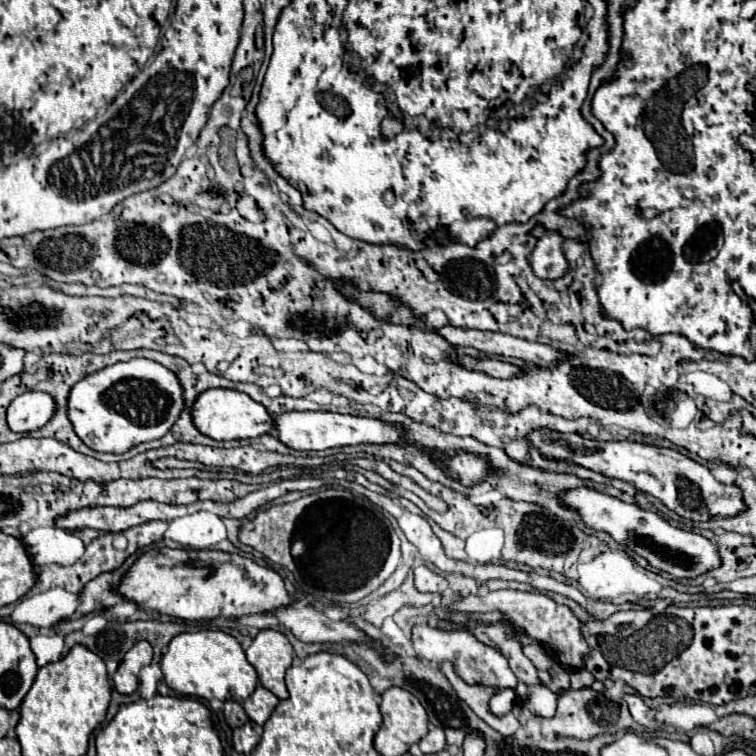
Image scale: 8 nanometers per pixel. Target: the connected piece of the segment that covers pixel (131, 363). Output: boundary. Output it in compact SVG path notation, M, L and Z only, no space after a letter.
M134 358L106 366L78 384L68 398L68 418L80 440L98 452L122 454L136 444L162 438L184 410L184 390L176 374L162 364Z

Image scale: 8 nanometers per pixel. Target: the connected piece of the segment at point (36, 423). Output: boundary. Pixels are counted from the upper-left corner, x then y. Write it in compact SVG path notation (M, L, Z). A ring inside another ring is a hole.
M28 390L20 394L8 408L8 426L12 432L40 430L56 412L56 402L50 394Z

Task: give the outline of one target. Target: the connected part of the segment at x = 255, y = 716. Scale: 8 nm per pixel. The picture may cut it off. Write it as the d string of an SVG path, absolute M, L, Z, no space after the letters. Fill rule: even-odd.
M258 686L258 688L254 690L254 694L252 694L248 700L244 700L242 706L244 706L248 718L250 718L252 722L256 722L256 724L262 726L262 724L270 718L272 710L276 708L278 702L280 702L280 700L278 700L270 690Z

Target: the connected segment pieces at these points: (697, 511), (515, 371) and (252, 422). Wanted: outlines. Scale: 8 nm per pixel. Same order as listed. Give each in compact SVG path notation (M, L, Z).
M536 430L530 434L532 444L550 458L562 458L576 462L584 468L594 472L602 472L610 478L620 478L634 484L638 490L656 496L662 504L674 510L678 516L692 520L692 522L708 522L716 516L732 518L744 510L744 494L736 484L722 484L718 482L710 470L688 456L658 448L658 446L644 446L640 442L594 442L586 440L578 434L560 434L550 430Z
M464 356L464 358L458 358L460 364L464 364L468 370L480 370L480 372L486 372L490 376L496 376L496 378L512 378L512 376L520 376L522 374L522 368L516 366L516 364L506 364L506 362L500 362L500 360L478 360L478 358L470 358L470 356Z
M224 388L206 390L204 394L198 396L192 418L196 428L214 440L242 440L276 432L272 414L268 414L268 410L262 404L254 402L248 394L236 390L224 390Z

